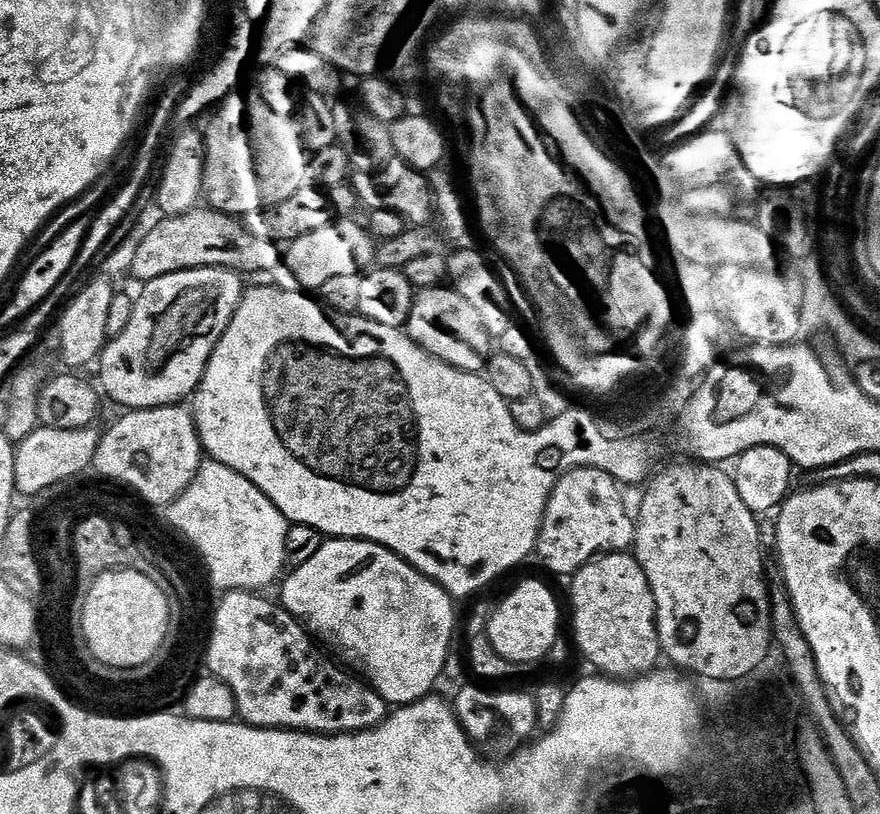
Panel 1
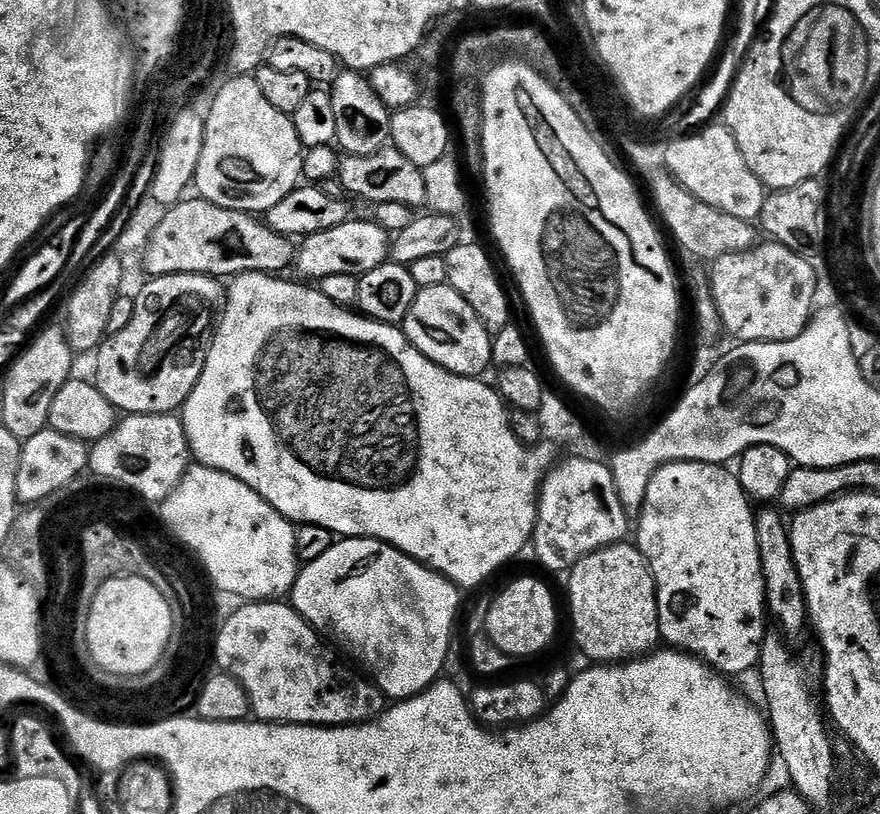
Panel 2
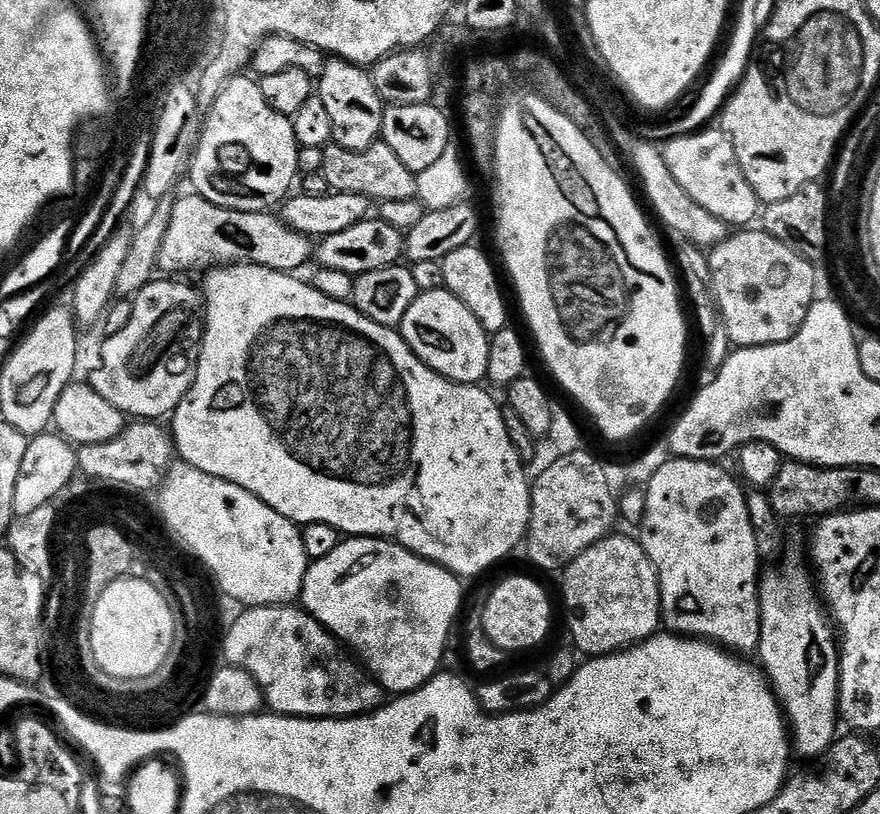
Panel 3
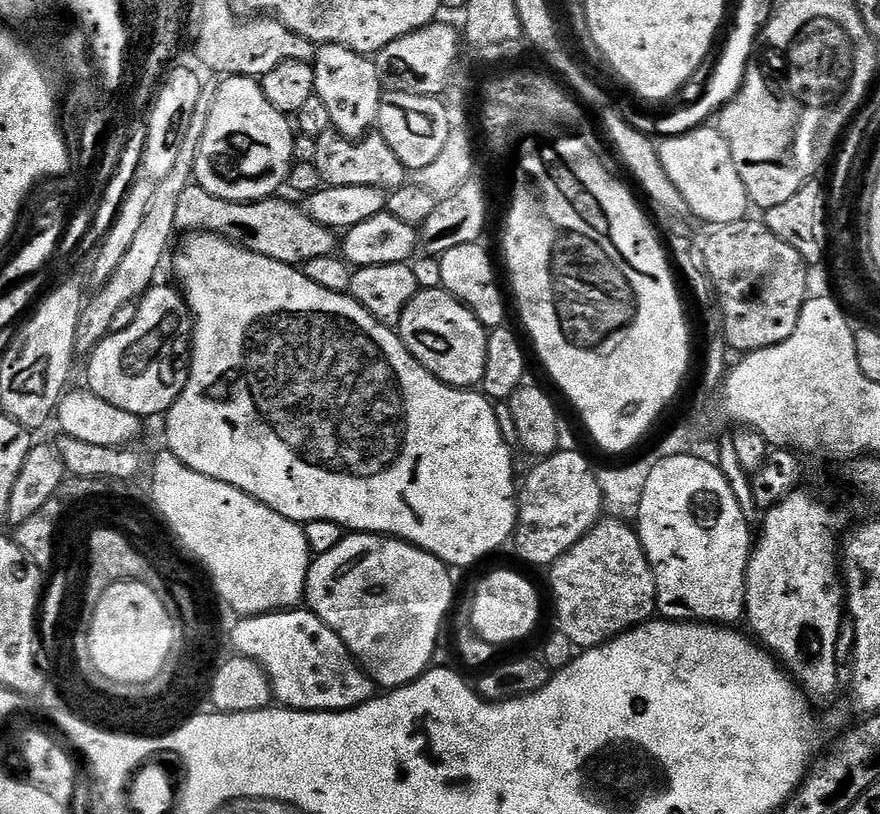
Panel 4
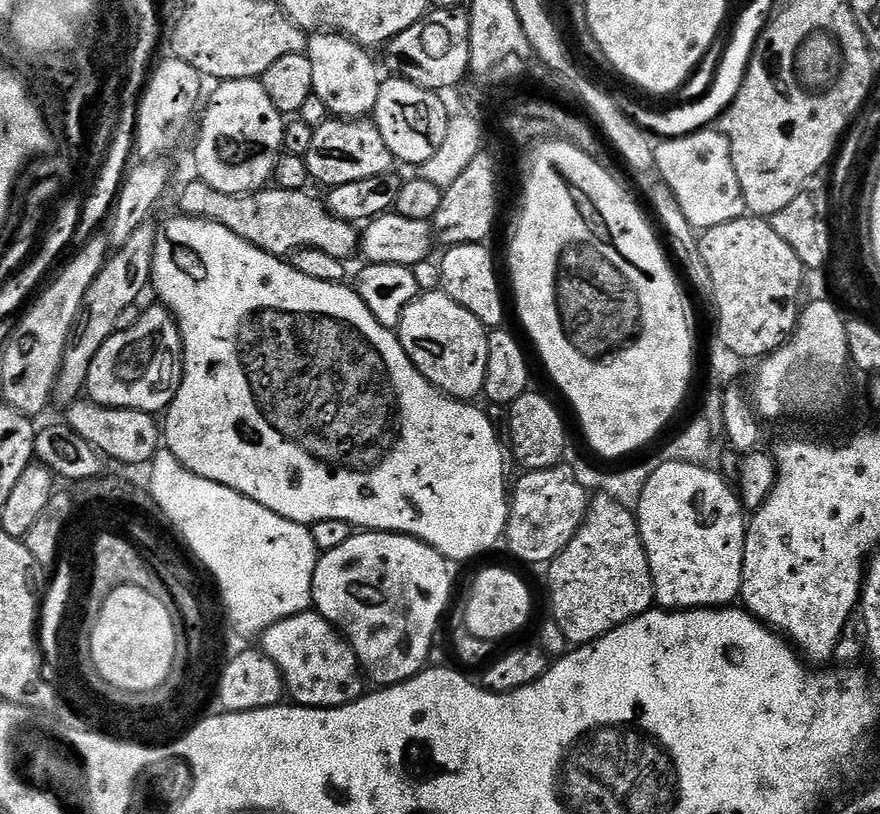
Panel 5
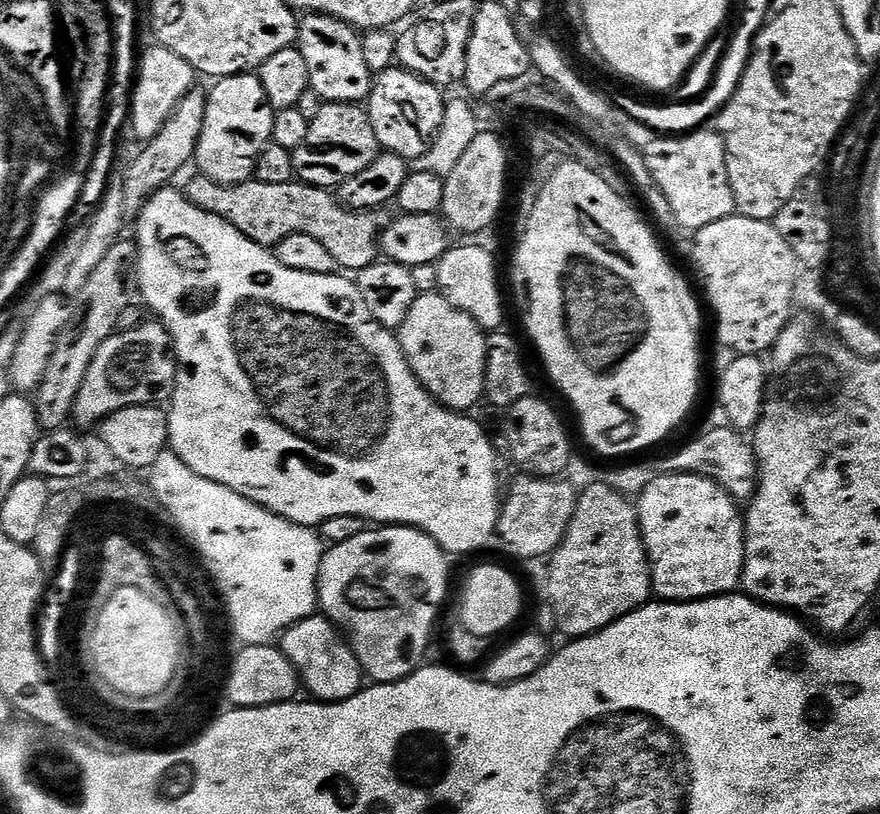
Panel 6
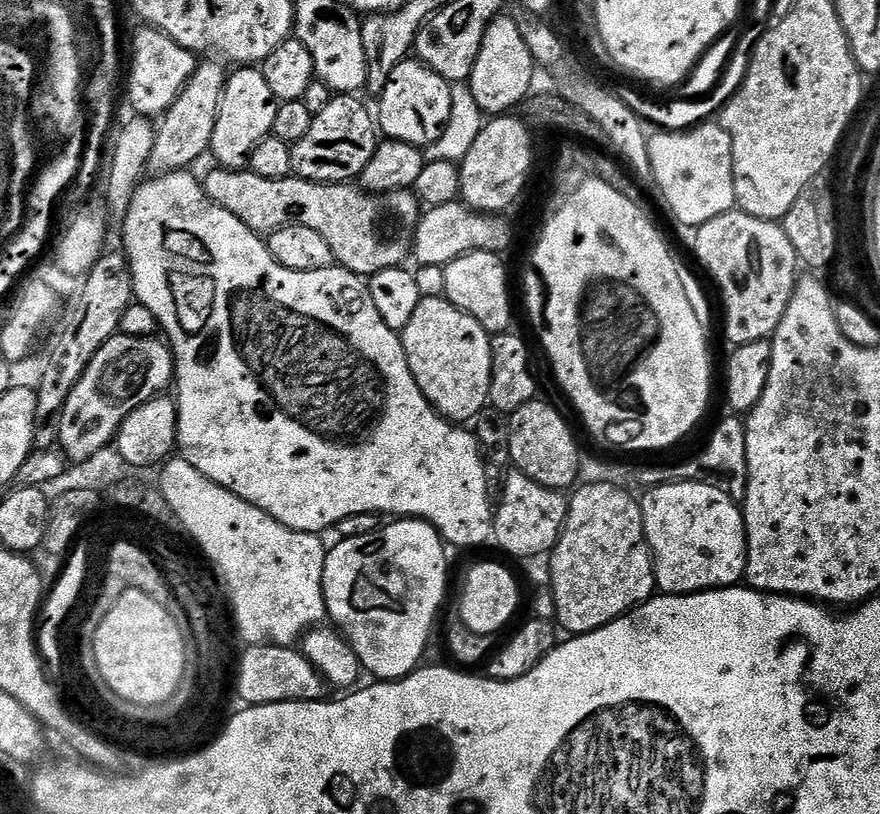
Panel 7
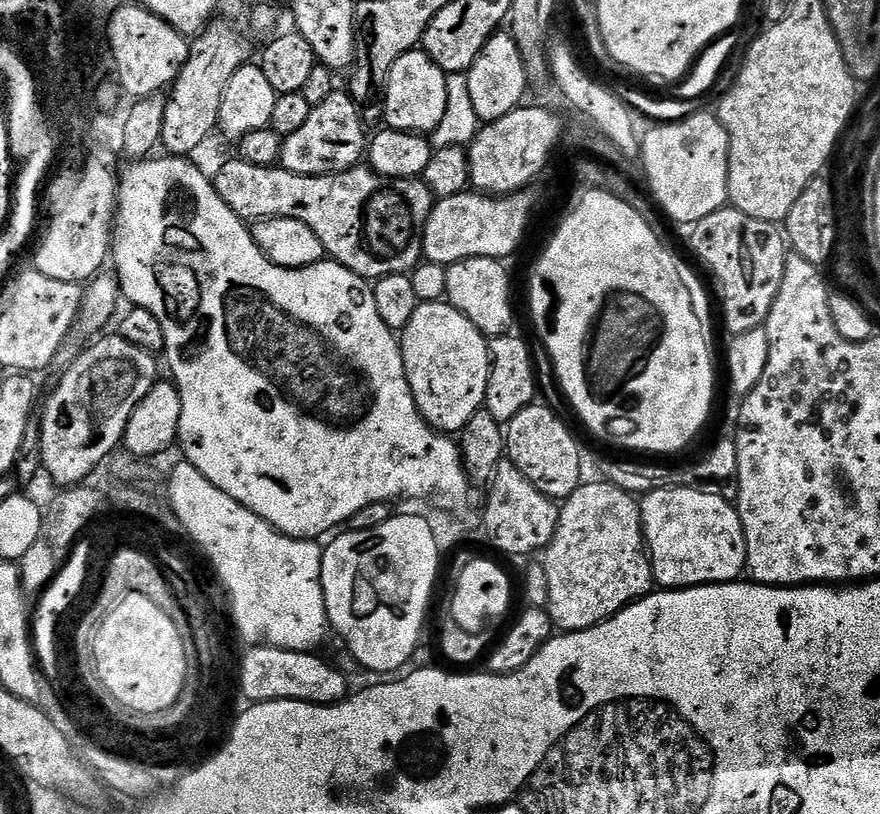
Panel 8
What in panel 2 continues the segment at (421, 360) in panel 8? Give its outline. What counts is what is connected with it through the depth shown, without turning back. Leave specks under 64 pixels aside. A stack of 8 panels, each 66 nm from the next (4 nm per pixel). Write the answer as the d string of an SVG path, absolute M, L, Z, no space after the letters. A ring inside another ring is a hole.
M450 285L421 288L406 314L402 331L408 341L438 366L459 376L483 377L492 364L492 336L484 323L470 310L470 302Z

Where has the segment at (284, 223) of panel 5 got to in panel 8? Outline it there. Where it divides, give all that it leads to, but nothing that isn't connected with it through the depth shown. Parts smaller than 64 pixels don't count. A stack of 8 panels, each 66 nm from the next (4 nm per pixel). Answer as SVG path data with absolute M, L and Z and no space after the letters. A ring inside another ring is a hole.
M233 158L214 172L216 193L245 222L270 218L298 218L322 242L325 253L369 282L383 276L407 276L421 263L424 227L434 197L423 179L395 180L379 176L371 167L357 166L325 176L294 174L273 166L254 166Z

